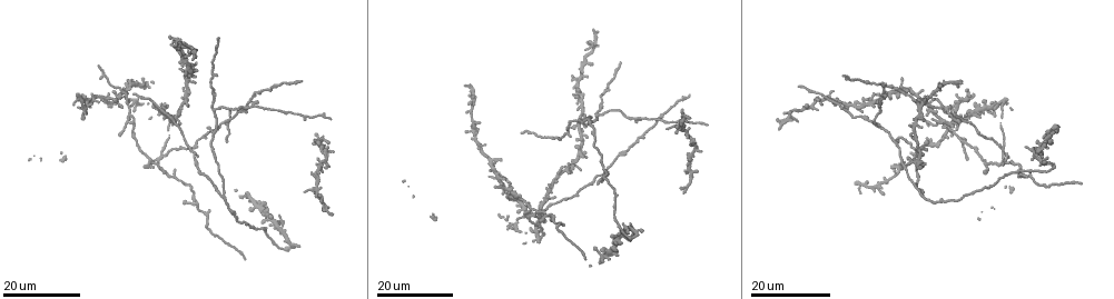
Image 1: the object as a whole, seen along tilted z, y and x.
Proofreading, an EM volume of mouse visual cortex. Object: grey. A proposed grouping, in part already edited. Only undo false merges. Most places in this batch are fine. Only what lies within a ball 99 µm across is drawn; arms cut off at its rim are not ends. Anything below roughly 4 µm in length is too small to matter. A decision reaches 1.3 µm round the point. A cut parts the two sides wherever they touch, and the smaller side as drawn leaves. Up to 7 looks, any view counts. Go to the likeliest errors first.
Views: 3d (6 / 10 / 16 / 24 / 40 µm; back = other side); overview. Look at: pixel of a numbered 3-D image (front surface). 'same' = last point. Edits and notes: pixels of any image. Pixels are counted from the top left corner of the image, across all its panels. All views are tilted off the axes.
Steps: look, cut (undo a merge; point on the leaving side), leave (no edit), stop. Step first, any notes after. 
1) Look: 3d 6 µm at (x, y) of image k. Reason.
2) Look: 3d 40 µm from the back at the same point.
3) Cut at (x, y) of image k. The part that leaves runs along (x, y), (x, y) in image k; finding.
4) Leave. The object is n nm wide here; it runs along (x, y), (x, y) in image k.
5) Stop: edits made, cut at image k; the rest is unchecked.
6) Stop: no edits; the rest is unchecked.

Look: 3d 24 µm at (253, 105) of image 1. Looks like a crossing.

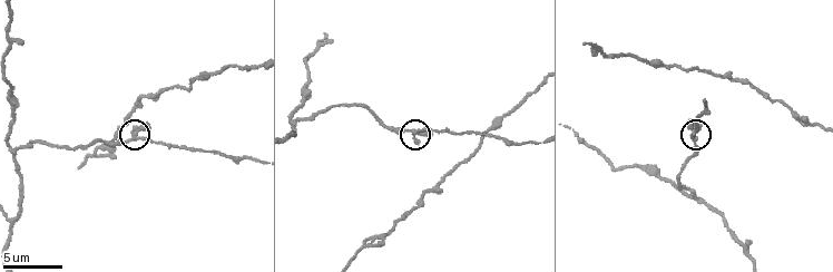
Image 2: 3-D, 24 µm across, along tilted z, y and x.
Look: 3d 6 µm at (136, 137) of image 2. Zoom in.

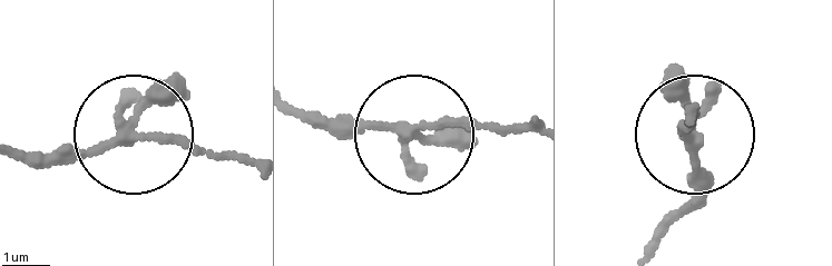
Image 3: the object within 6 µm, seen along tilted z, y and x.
Leave. The object is 180 nm wide here; all the same neuron.

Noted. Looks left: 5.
Look: 3d 24 µm at (505, 188) of image 1. Branch point.

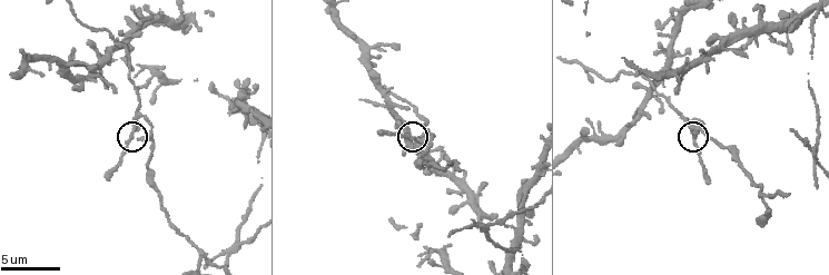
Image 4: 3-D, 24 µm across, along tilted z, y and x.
Look: 3d 10 µm at (133, 137) of image 4.

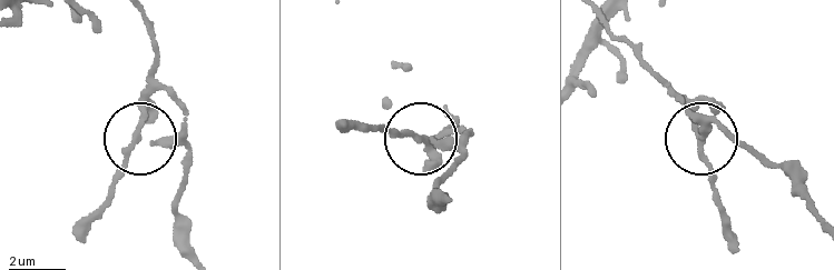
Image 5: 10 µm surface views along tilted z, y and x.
Leave. The object is 150 nm wide here; it runs along (195, 259), (174, 208), (179, 147), (137, 142), (89, 214) in image 5; all the same neuron.

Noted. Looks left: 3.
Look: 3d 6 µm at (816, 148) of image 4.

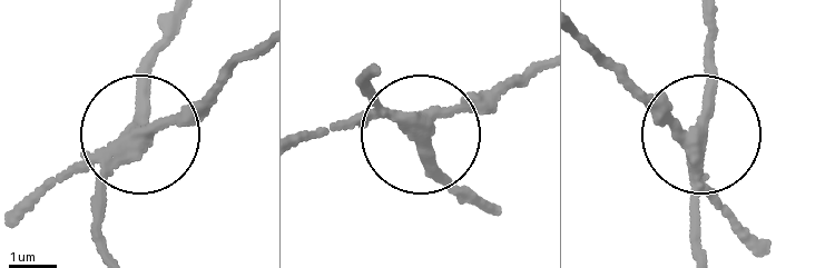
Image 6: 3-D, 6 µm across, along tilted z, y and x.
Look: 3d 6 µm from the back at (703, 128) of image 6.

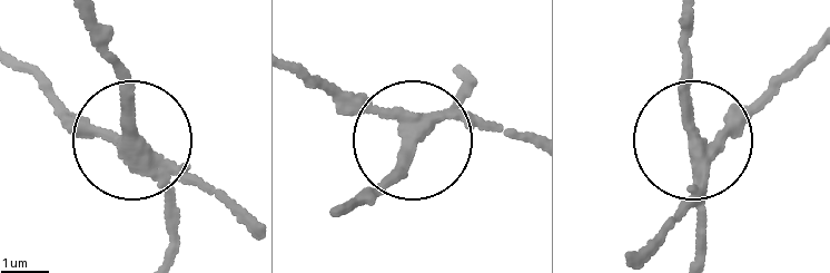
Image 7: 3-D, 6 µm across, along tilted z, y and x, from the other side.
Cut at (82, 123) of image 7. The side arm is 83 µm long; the part that leaves runs along (136, 152), (72, 129), (10, 67) in image 7; two neurons meet here.

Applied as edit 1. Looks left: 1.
Stop: edits made, cut at image 7; the rest is unchecked.

